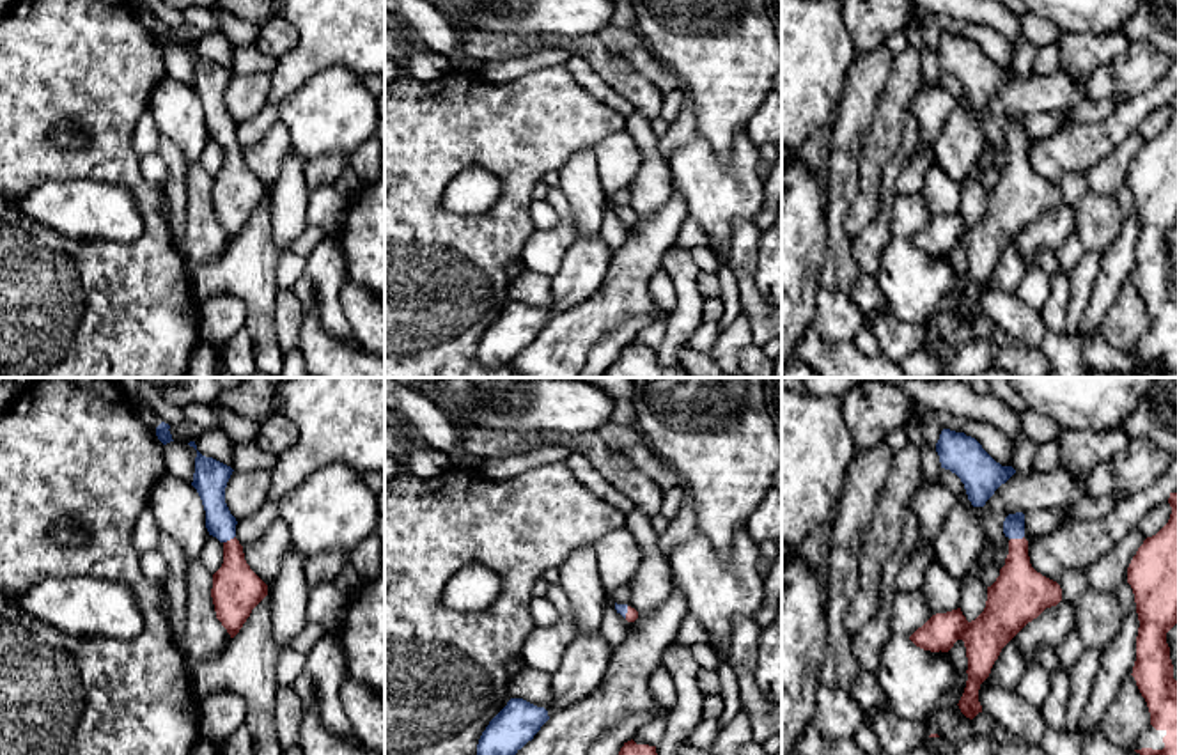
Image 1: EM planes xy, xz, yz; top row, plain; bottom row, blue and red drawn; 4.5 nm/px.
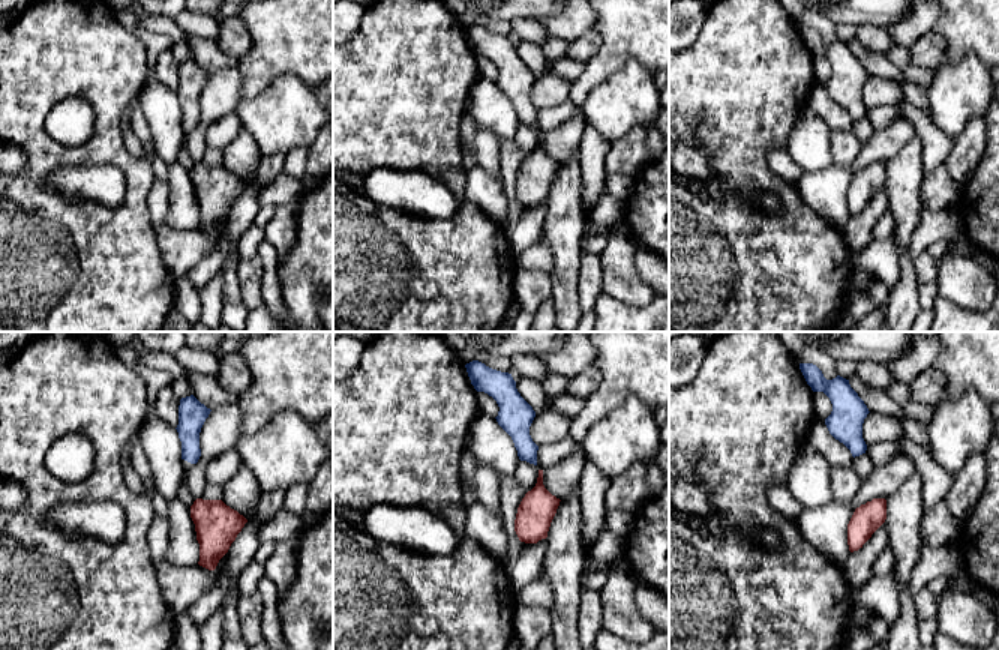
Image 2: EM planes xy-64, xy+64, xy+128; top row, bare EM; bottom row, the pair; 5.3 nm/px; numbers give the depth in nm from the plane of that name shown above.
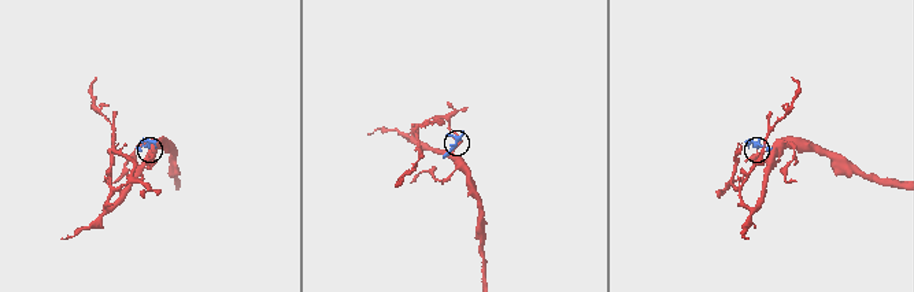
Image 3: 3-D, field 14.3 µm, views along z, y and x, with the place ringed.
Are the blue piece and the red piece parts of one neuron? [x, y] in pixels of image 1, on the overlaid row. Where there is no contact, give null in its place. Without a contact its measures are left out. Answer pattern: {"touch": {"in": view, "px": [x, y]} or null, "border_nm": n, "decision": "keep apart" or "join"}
{"touch": {"in": "yz", "px": [1016, 537]}, "border_nm": 70, "decision": "join"}

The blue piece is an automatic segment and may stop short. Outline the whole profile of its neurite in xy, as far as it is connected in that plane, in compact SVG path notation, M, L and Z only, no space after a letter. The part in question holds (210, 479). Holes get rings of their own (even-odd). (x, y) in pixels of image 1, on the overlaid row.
M197 450L191 486L197 489L209 535L223 544L223 564L213 574L211 597L216 619L234 638L252 610L268 595L268 585L250 569L236 539L236 518L225 503L232 468Z

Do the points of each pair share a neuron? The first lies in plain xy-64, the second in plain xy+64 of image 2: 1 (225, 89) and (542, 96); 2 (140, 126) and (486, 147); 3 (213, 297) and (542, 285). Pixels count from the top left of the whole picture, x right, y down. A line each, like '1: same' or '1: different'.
1: same
2: same
3: different

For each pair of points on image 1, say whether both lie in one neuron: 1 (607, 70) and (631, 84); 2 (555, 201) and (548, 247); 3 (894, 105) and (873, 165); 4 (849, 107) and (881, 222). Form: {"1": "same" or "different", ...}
{"1": "same", "2": "same", "3": "same", "4": "different"}

